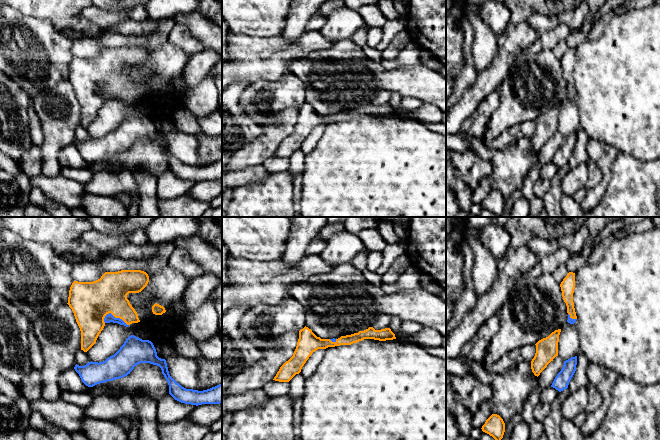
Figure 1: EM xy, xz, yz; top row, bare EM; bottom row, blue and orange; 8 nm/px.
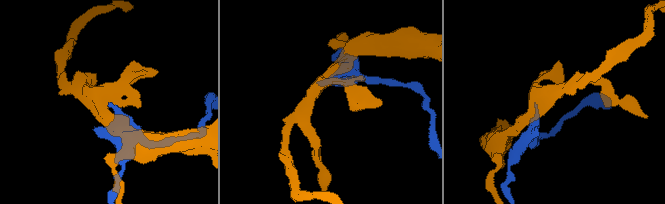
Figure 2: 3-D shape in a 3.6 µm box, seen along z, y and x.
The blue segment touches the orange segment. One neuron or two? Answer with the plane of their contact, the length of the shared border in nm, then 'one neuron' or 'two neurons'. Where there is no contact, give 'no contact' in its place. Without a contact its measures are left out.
xy | 220 nm | one neuron

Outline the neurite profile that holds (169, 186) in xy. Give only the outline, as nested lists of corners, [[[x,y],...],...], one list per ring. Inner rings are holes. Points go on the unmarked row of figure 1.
[[[170,170],[157,179],[157,200],[174,199],[186,194],[197,182],[181,179]]]

